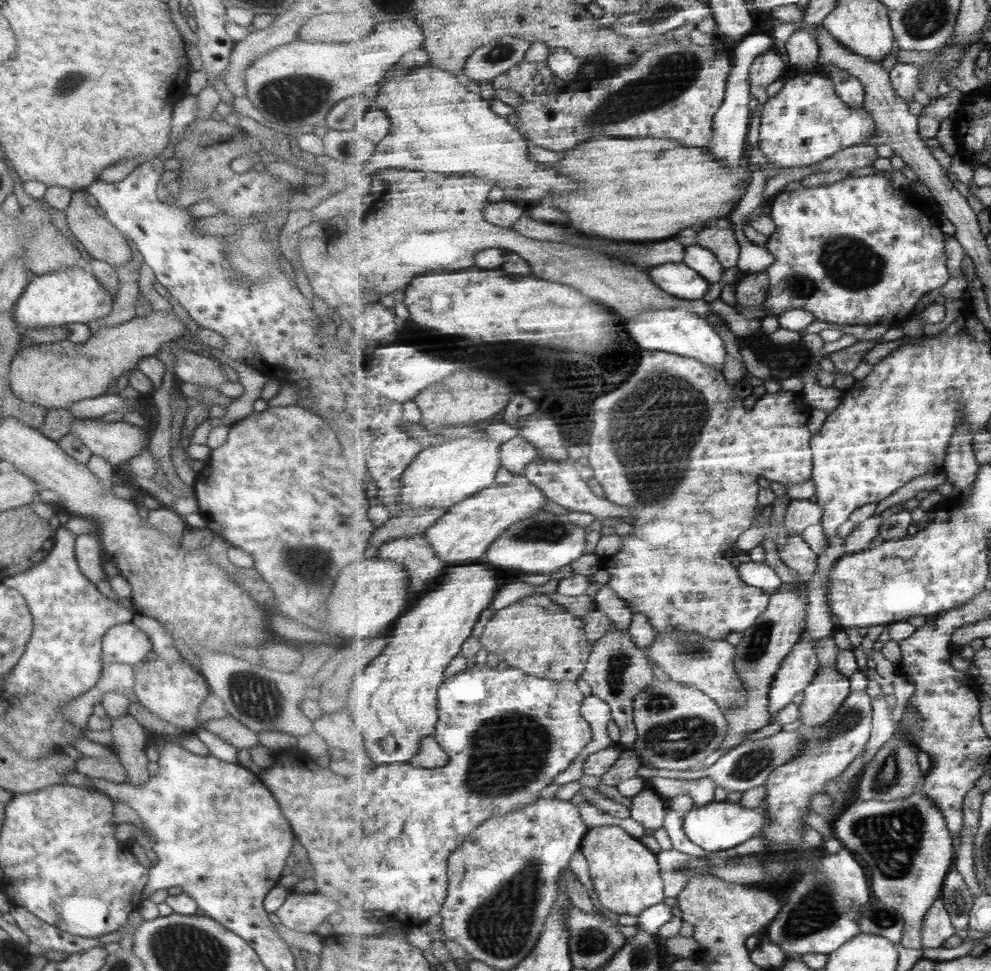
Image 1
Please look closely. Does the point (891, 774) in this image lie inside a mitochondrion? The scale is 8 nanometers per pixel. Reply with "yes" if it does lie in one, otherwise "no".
yes

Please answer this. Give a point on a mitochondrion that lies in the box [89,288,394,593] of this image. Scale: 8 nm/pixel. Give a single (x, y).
(307, 562)

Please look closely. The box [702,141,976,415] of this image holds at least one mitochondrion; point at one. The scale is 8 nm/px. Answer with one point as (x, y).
(847, 262)

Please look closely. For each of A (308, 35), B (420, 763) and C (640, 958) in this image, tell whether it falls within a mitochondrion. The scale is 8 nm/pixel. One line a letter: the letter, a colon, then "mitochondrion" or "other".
A: other
B: other
C: mitochondrion

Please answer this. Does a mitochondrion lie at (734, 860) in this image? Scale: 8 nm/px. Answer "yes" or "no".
yes

